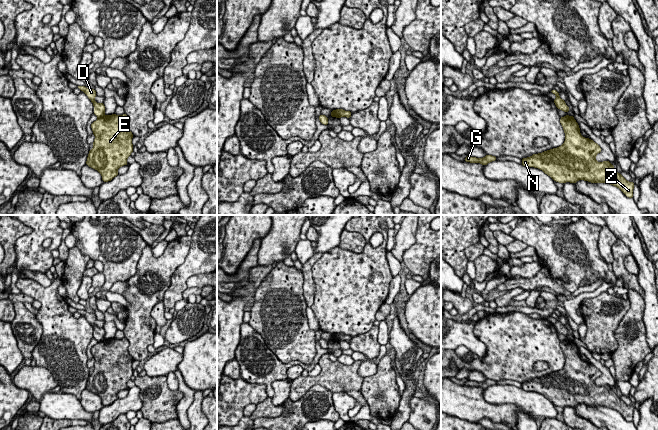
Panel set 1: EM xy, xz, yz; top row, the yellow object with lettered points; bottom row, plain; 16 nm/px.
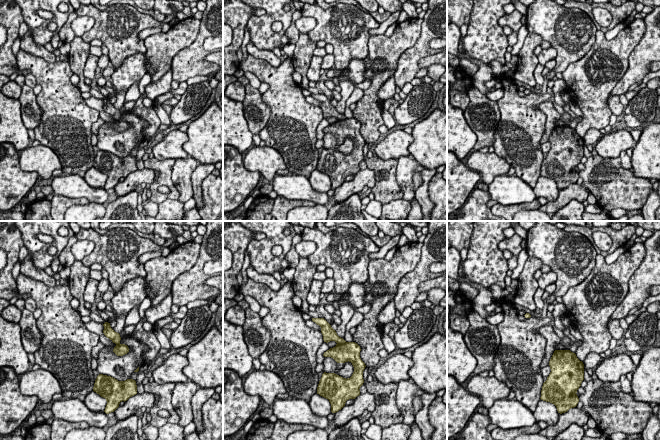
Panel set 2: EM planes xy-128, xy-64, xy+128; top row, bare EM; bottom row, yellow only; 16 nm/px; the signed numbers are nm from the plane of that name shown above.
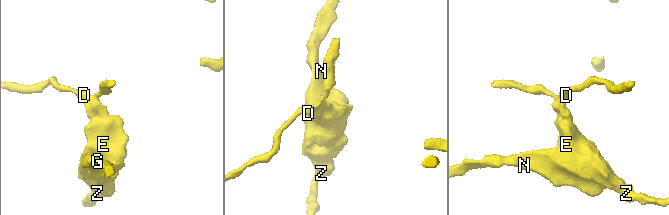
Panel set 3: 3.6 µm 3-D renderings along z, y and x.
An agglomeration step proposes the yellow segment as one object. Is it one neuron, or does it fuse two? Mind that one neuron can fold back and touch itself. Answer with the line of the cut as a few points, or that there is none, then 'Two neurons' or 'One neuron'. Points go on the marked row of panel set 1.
Split along xy (103, 114), (98, 118). Two neurons

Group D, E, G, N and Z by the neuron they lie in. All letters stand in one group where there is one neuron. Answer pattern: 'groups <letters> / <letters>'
groups D / E G N Z

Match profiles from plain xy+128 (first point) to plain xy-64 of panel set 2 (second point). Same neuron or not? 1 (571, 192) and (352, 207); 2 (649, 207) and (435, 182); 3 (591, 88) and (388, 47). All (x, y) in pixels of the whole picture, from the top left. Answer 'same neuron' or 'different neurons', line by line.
1: different neurons
2: different neurons
3: same neuron

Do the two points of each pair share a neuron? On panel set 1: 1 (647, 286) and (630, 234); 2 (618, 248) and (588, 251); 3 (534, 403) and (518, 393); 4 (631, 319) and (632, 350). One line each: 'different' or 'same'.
1: same
2: different
3: same
4: same

